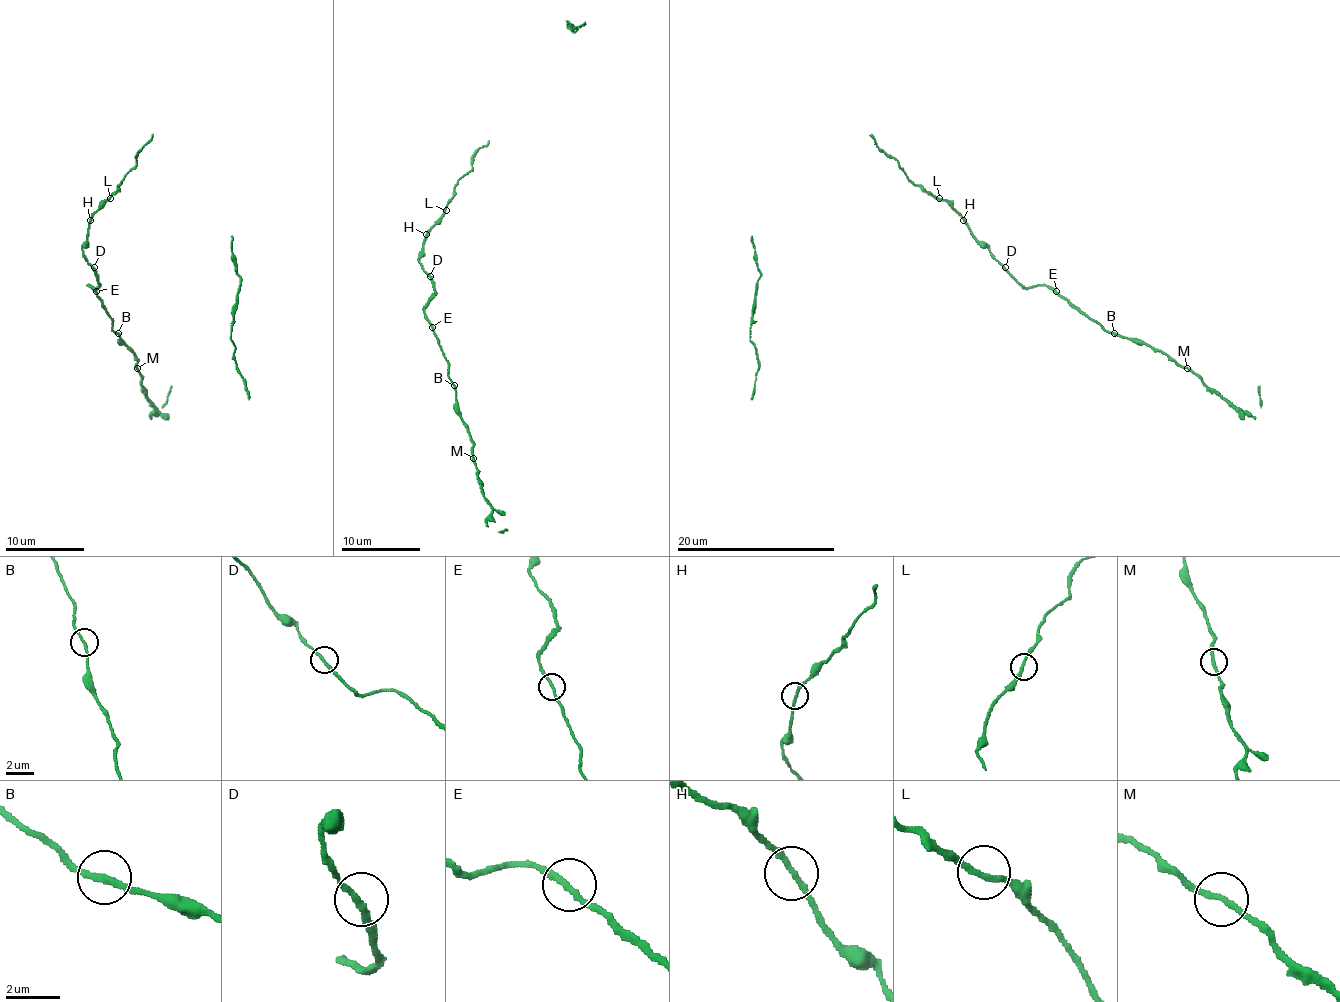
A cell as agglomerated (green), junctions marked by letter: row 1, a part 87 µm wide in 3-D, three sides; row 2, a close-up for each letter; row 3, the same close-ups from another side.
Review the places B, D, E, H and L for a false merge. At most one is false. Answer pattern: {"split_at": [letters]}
{"split_at": ["B"]}

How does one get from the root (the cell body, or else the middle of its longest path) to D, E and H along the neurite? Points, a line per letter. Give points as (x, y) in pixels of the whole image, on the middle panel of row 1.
D: (444, 210), (426, 234), (424, 254), (418, 260), (430, 276)
E: (444, 210), (426, 234), (424, 254), (418, 260), (434, 287), (432, 299), (424, 309), (424, 317), (432, 327)
H: (444, 210), (426, 234)

